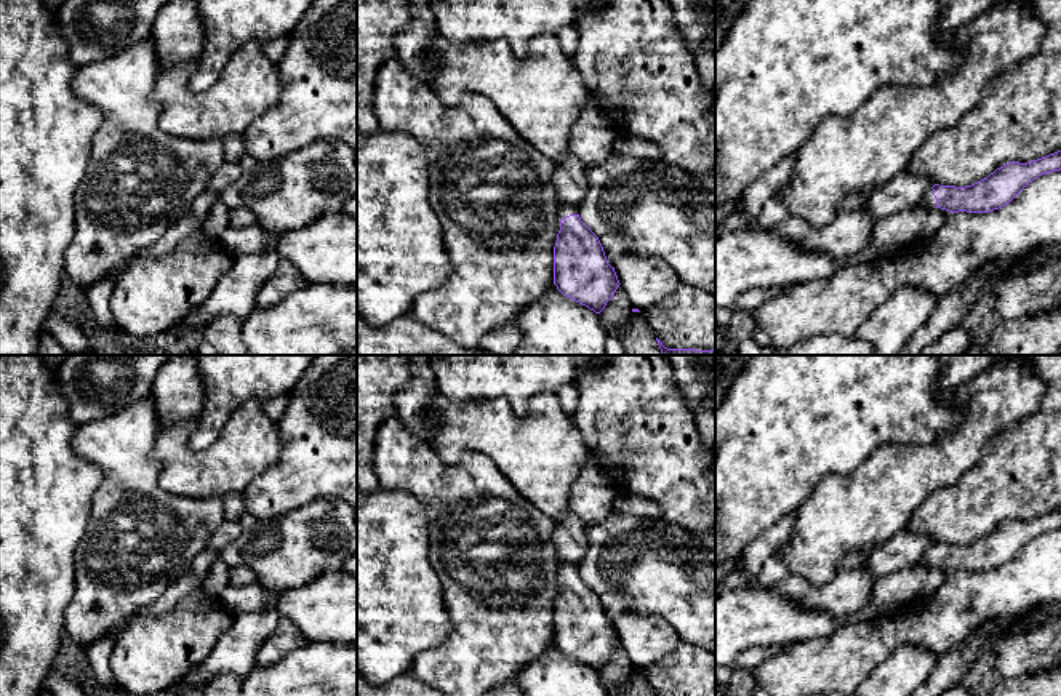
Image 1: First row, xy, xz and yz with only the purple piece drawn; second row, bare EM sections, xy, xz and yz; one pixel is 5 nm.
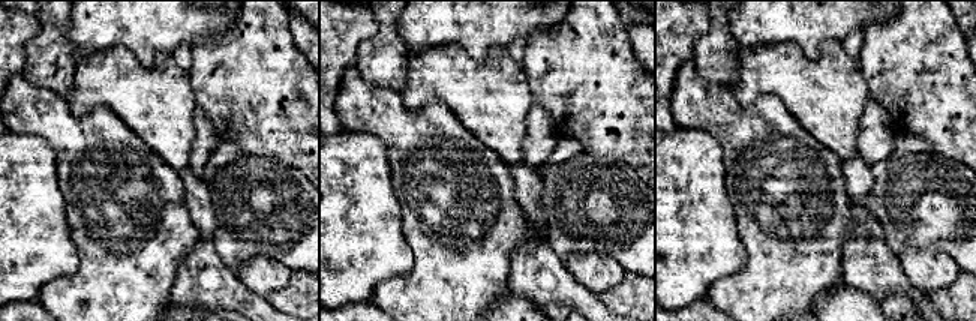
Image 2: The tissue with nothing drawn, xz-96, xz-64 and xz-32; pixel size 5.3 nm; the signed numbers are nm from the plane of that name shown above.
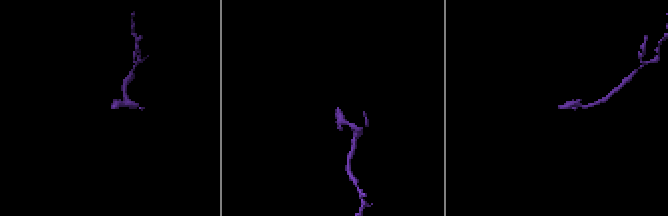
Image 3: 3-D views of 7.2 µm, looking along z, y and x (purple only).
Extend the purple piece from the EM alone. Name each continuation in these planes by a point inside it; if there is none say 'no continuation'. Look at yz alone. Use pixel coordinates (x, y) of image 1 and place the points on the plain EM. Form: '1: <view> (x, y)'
1: yz (928, 557)

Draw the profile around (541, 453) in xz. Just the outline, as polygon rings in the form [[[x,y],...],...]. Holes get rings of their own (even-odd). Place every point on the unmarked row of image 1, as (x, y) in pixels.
[[[440,392],[432,397],[427,411],[437,424],[430,445],[446,464],[458,464],[467,451],[486,456],[541,514],[559,522],[570,512],[570,488],[589,453],[555,394],[533,397],[525,416],[515,414],[506,398],[454,402]]]

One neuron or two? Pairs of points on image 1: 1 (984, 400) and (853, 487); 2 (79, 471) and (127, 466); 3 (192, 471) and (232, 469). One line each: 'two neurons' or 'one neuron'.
1: one neuron
2: two neurons
3: one neuron

